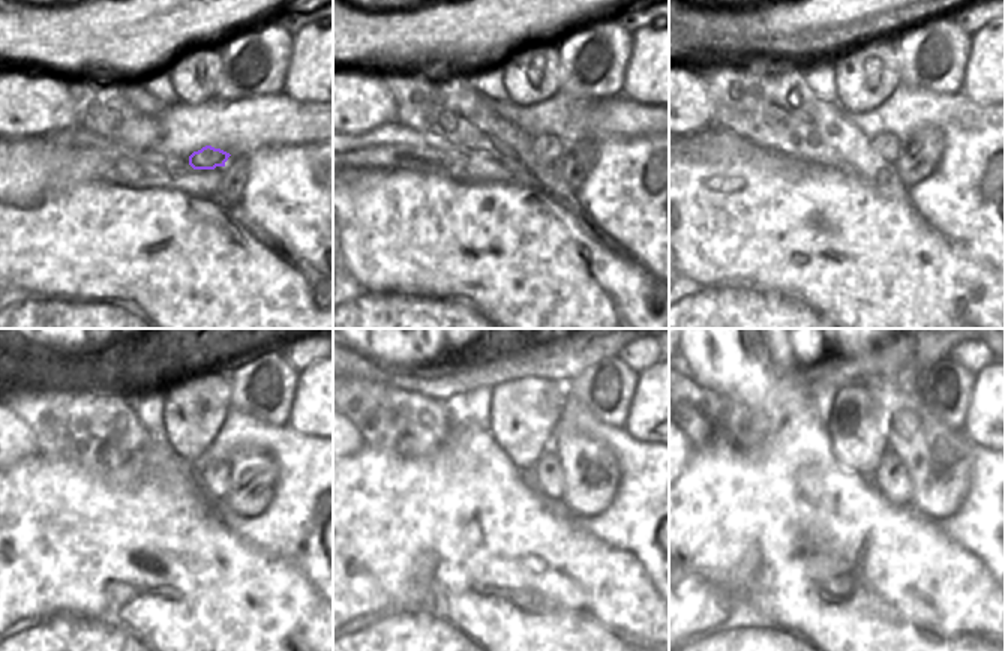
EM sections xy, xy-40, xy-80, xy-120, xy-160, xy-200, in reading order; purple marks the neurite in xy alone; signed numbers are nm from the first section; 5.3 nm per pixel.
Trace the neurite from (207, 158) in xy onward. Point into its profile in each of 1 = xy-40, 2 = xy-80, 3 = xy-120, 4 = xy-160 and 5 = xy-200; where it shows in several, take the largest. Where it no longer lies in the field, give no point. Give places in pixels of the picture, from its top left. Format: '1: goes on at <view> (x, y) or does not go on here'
1: goes on at xy-40 (548, 147)
2: goes on at xy-80 (888, 146)
3: goes on at xy-120 (215, 477)
4: goes on at xy-160 (546, 473)
5: goes on at xy-200 (890, 476)

